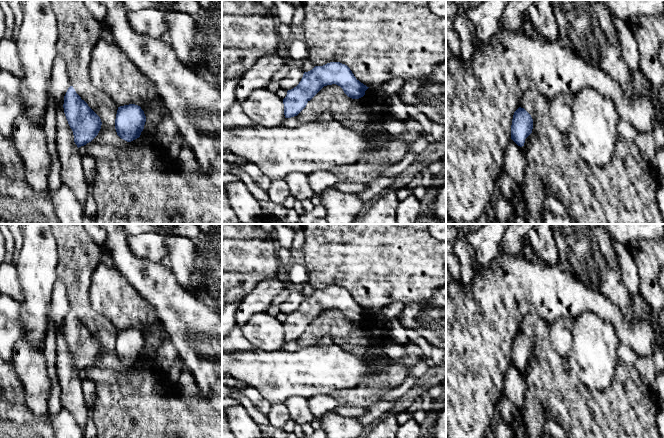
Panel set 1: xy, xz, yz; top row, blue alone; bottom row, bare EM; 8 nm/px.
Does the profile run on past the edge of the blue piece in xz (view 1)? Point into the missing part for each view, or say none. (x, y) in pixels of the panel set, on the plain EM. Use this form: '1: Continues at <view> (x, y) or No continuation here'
1: No continuation here

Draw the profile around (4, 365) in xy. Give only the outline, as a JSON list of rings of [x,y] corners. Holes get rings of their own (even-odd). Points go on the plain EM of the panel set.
[[[0,361],[0,438],[55,438],[51,424],[52,415],[47,412],[34,415],[25,404],[25,390],[10,361]]]

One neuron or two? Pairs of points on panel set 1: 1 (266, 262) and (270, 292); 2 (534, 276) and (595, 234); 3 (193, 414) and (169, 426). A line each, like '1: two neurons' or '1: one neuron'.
1: two neurons
2: two neurons
3: one neuron

